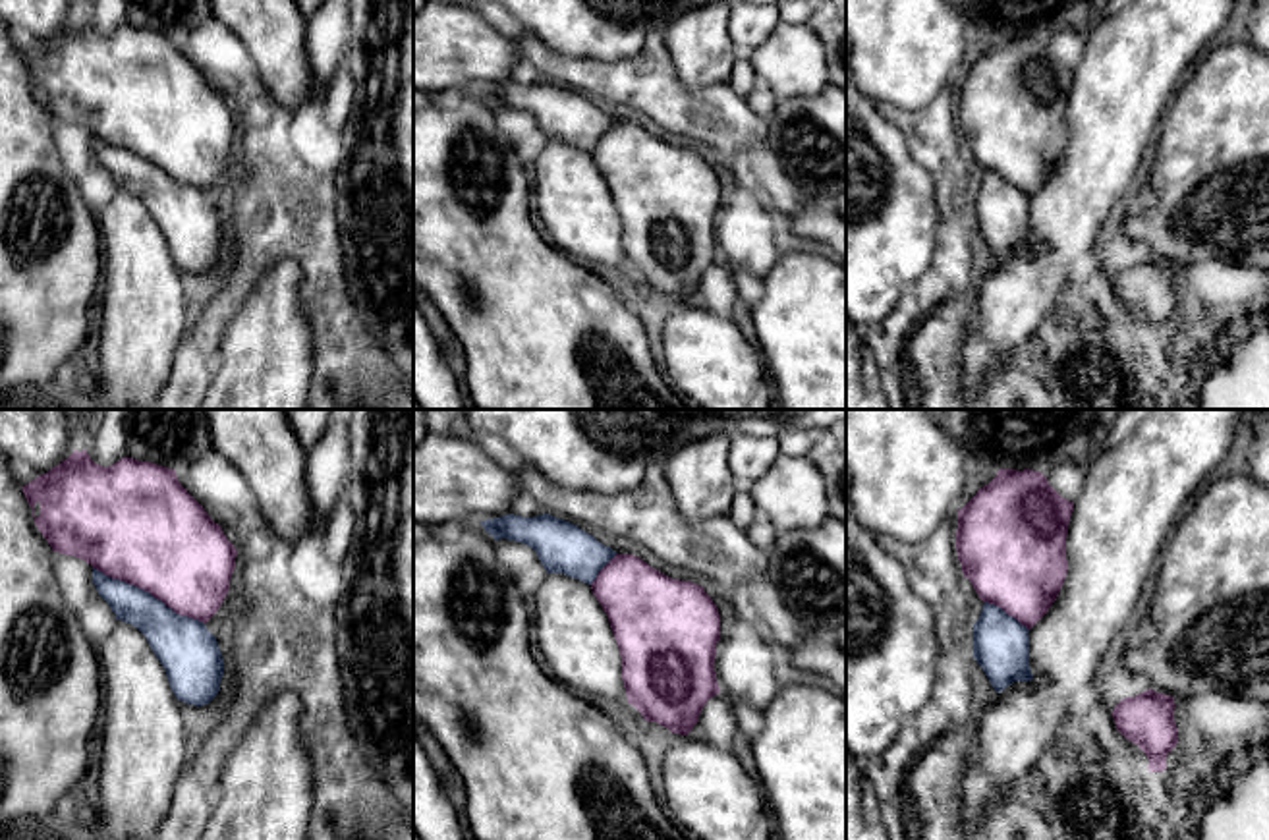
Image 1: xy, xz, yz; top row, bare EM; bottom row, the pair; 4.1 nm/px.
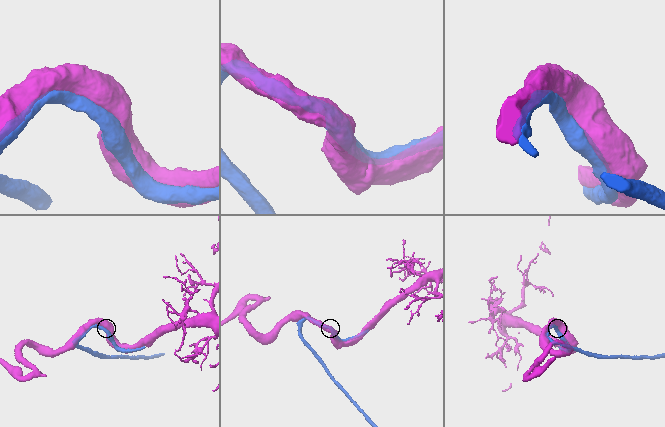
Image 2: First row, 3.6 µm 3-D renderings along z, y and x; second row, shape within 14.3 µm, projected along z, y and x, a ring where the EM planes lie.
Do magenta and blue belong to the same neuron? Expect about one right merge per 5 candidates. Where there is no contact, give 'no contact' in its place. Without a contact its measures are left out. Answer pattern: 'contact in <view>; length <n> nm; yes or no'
contact in xy; length 500 nm; yes

